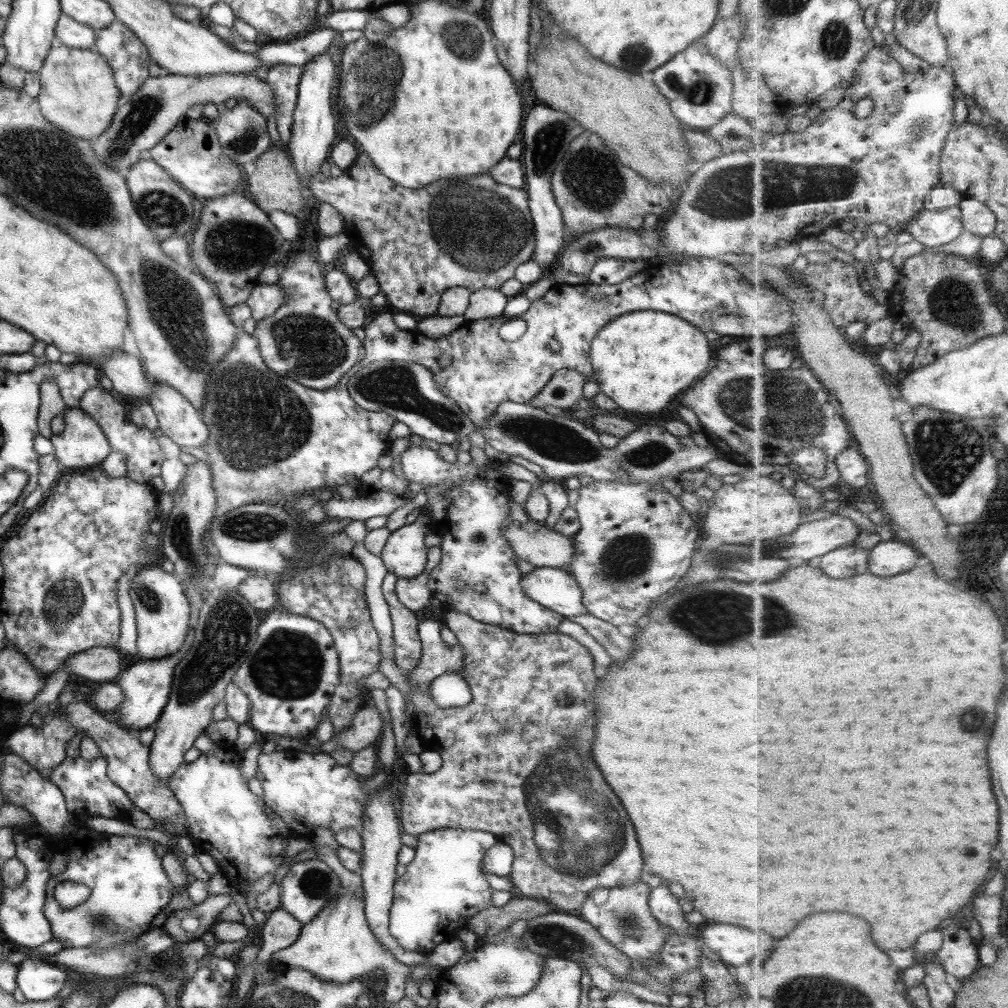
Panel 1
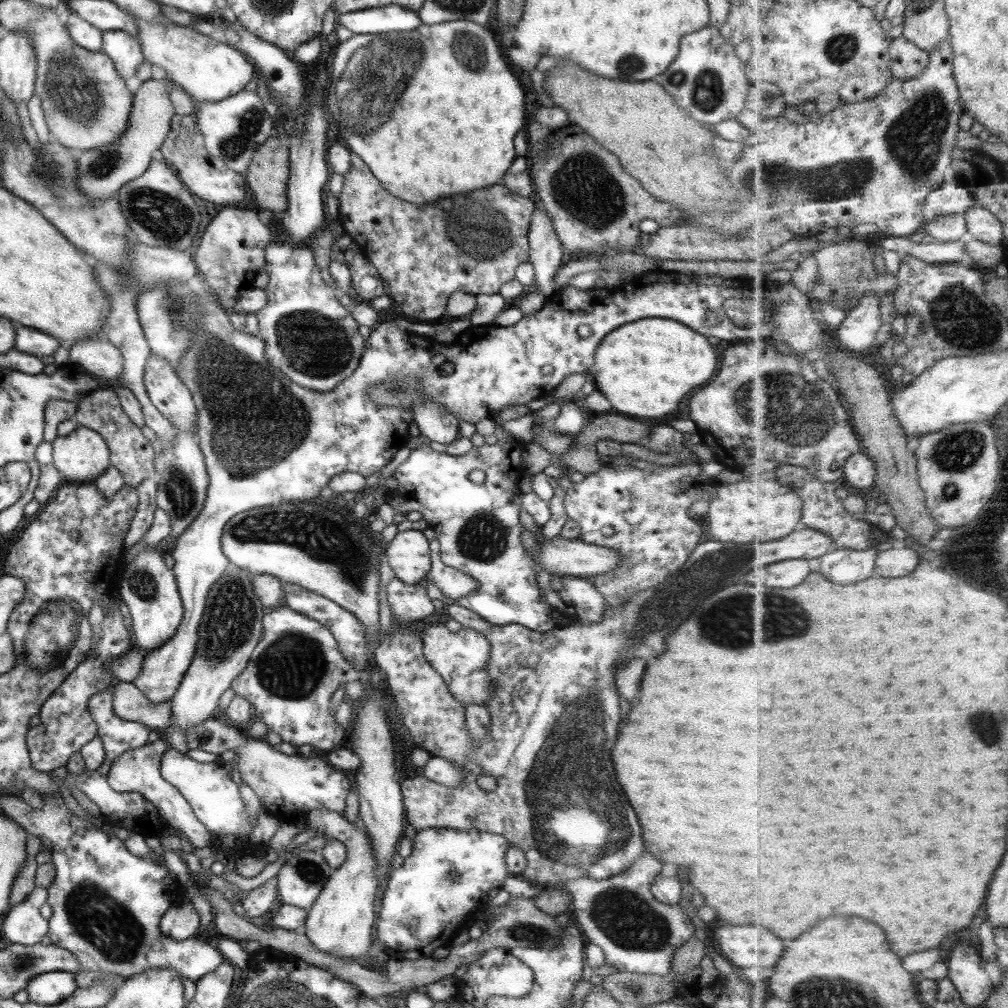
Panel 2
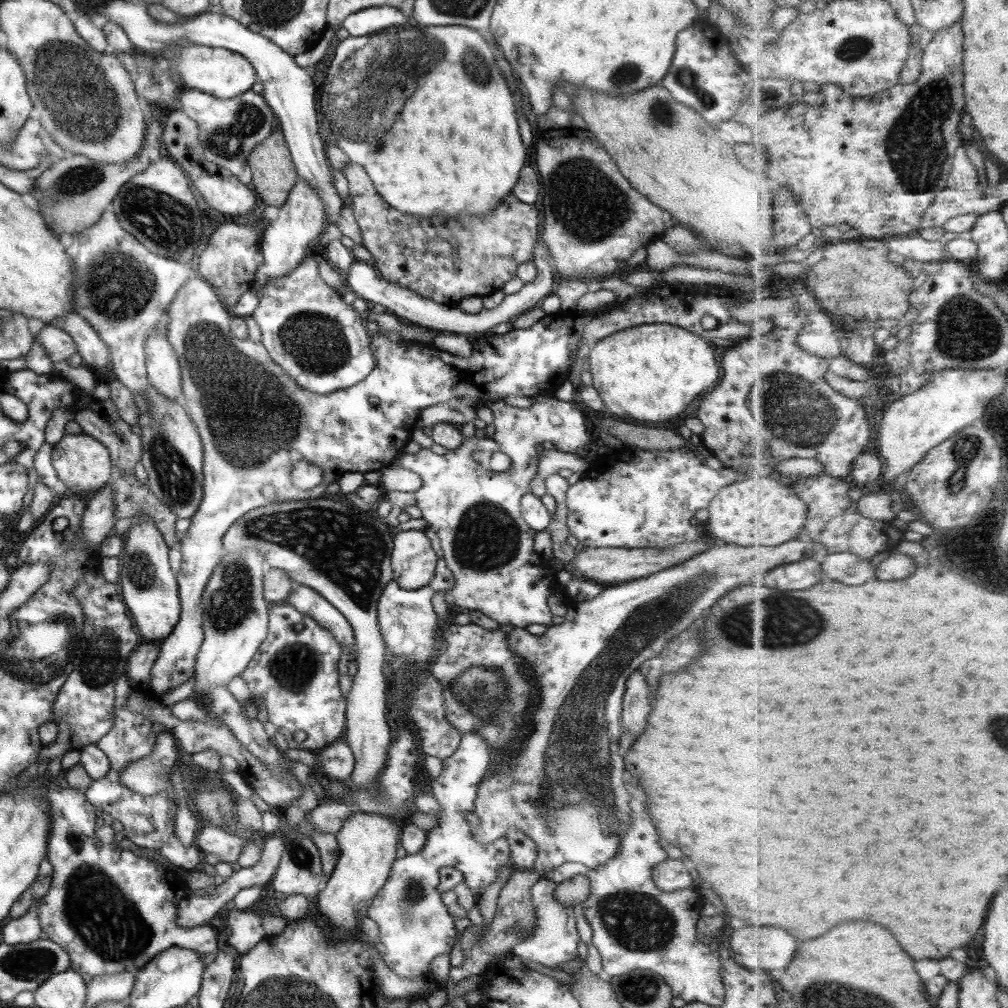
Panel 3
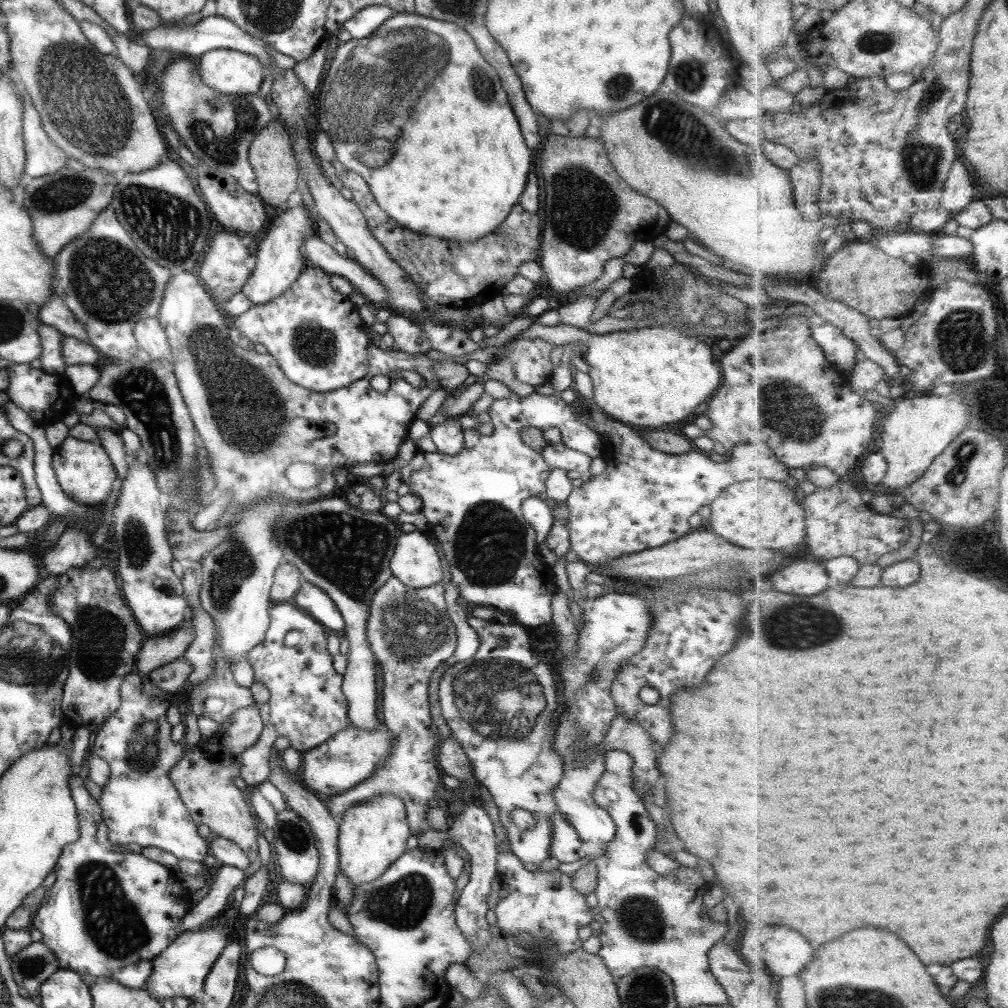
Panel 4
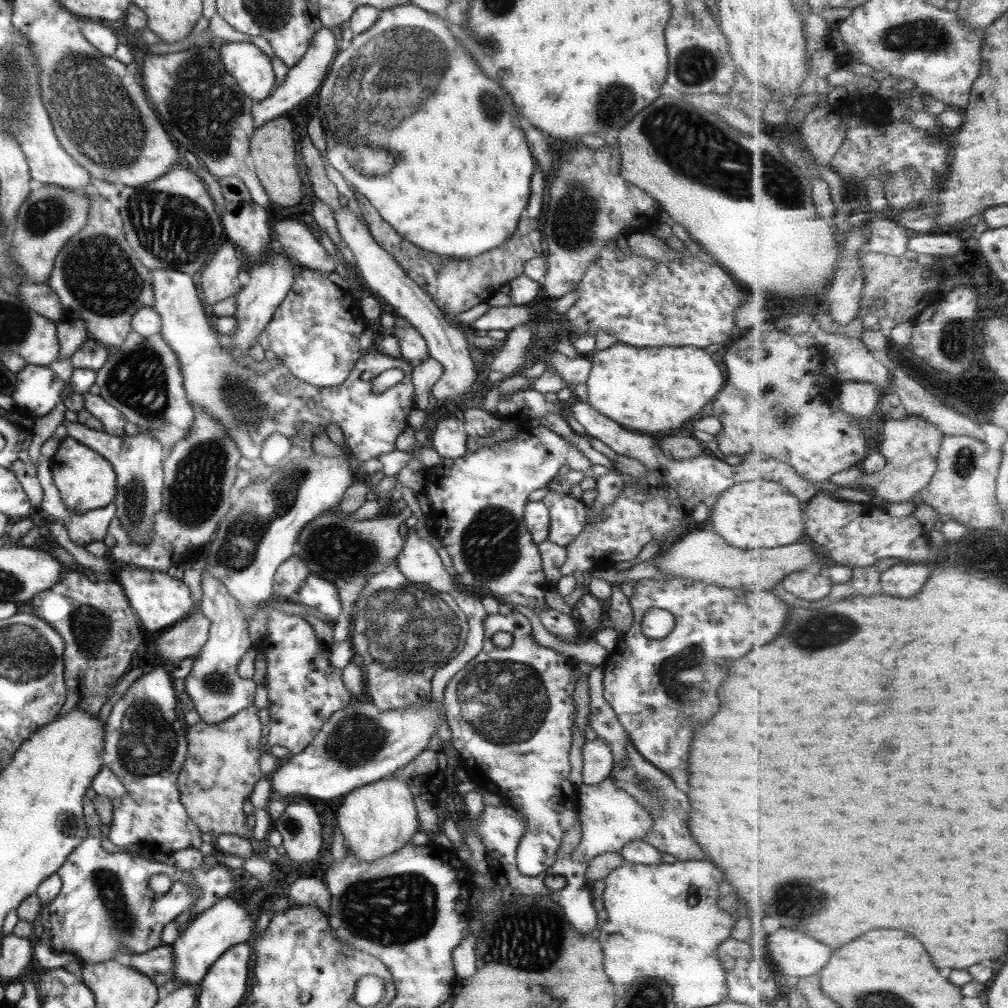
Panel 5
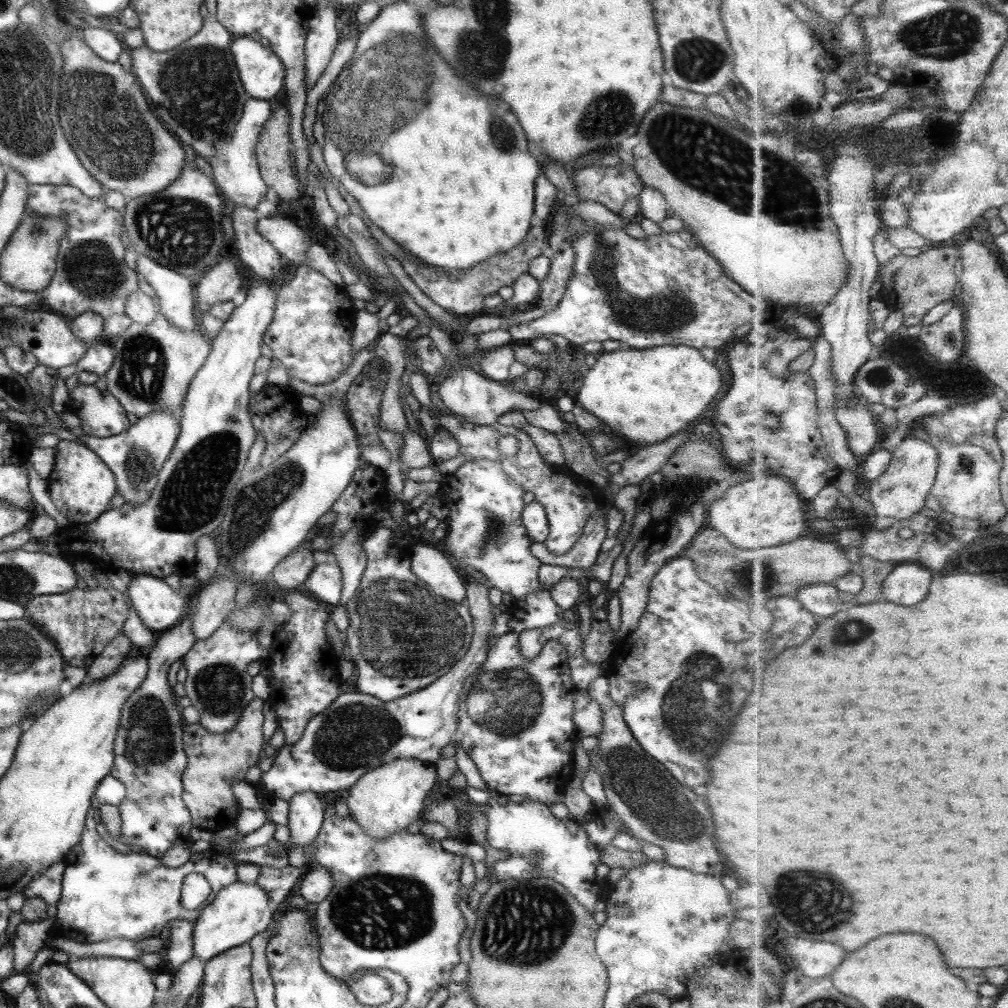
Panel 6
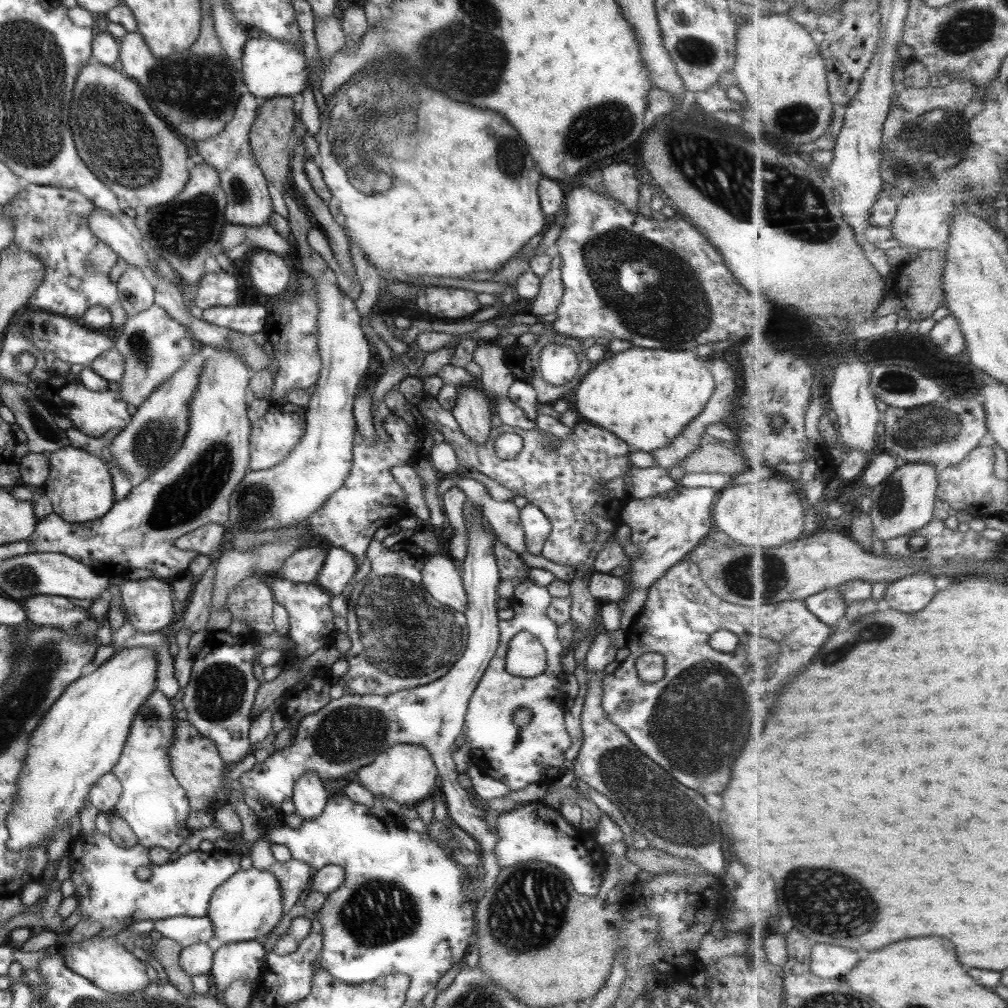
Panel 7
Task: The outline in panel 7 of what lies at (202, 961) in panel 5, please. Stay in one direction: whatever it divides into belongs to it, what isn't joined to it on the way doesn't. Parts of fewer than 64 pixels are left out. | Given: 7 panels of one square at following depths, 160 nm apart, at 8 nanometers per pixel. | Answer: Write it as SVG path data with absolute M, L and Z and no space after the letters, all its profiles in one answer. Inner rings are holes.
M250 867L234 872L225 882L213 890L205 916L212 926L212 937L219 944L258 941L281 920L281 891L279 882L269 873Z

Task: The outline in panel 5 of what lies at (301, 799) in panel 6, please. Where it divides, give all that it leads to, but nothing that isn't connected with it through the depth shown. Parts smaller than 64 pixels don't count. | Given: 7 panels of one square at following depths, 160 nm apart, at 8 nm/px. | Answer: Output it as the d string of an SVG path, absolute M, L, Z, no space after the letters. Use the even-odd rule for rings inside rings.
M293 797L287 801L279 818L271 822L271 829L281 835L281 846L295 864L318 857L321 848L321 824L317 811L307 797Z

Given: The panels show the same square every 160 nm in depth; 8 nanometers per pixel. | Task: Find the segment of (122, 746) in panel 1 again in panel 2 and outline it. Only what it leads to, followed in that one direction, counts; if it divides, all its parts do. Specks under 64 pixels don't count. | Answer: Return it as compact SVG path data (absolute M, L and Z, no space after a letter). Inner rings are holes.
M161 738L153 743L145 743L135 750L125 750L109 767L106 774L107 784L115 792L137 793L148 800L158 810L166 826L175 829L181 836L187 838L191 847L209 847L213 843L211 833L196 819L192 808L181 793L161 778L160 761L166 750L167 743Z

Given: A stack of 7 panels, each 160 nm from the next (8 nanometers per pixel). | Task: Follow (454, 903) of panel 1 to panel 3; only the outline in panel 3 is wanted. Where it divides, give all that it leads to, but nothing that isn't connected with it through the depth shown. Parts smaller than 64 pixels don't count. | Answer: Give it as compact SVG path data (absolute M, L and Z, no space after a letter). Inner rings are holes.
M479 733L461 735L457 750L441 760L438 777L430 782L431 794L441 805L436 827L425 833L423 846L414 855L395 859L385 885L367 905L366 918L377 924L379 935L373 943L385 966L397 976L413 978L427 976L428 966L435 956L447 955L455 942L454 918L442 903L437 886L441 867L451 867L462 874L467 890L476 900L497 878L497 868L513 867L510 848L504 836L490 843L478 843L470 825L463 819L465 811L471 811L479 780L491 760L487 742Z

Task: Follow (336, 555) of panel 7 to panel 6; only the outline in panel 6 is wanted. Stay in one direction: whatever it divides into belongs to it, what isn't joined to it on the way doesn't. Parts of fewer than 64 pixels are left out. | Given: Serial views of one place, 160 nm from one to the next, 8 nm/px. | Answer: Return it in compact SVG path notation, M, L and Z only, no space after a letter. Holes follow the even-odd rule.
M335 559L317 564L303 583L304 592L329 608L337 607L342 587L341 577Z

